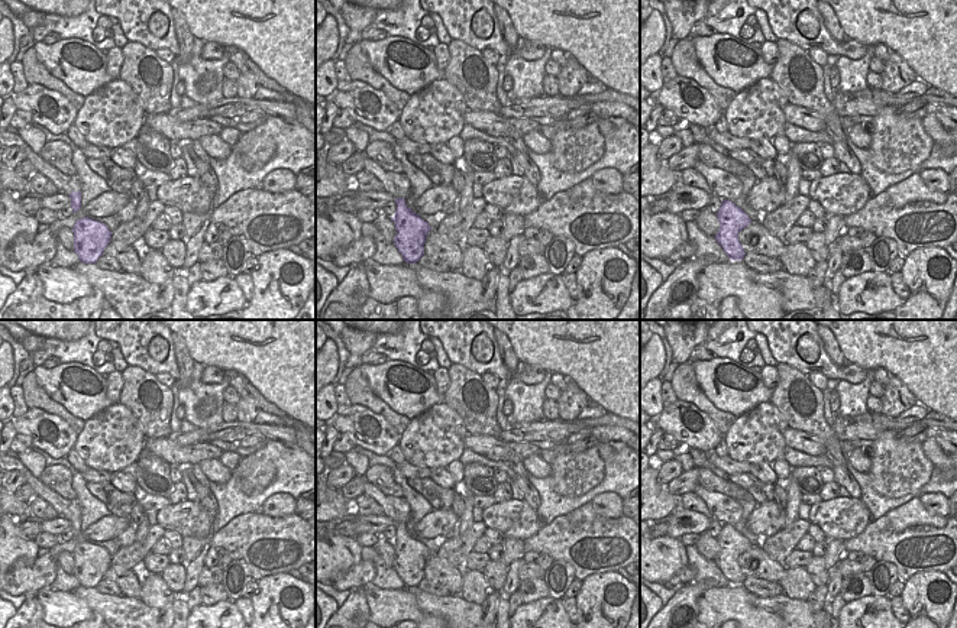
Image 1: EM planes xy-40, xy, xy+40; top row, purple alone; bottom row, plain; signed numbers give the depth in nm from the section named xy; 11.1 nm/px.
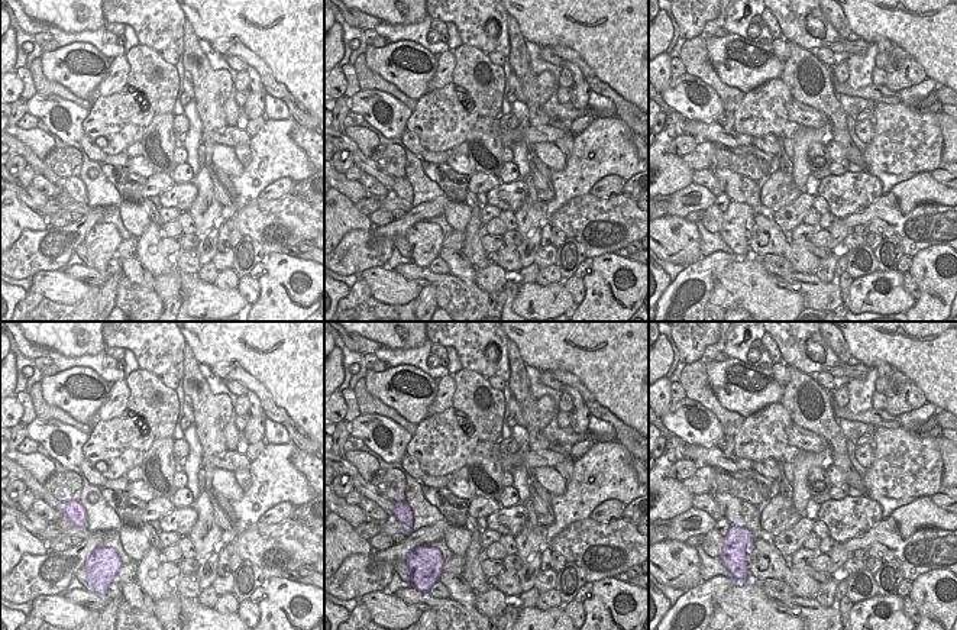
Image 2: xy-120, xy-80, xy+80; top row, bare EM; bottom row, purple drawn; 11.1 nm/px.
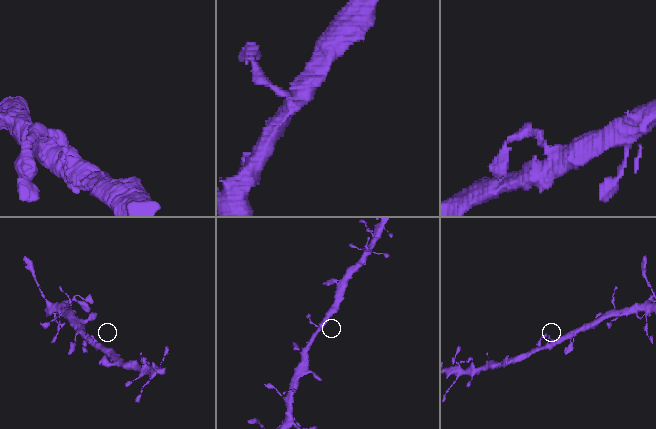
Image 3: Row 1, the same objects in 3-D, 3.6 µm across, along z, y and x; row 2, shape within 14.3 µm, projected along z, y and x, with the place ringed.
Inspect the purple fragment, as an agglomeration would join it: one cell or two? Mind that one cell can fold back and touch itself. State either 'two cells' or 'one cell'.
one cell

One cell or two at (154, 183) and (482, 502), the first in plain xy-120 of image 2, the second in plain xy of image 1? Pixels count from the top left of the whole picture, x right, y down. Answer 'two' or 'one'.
one

